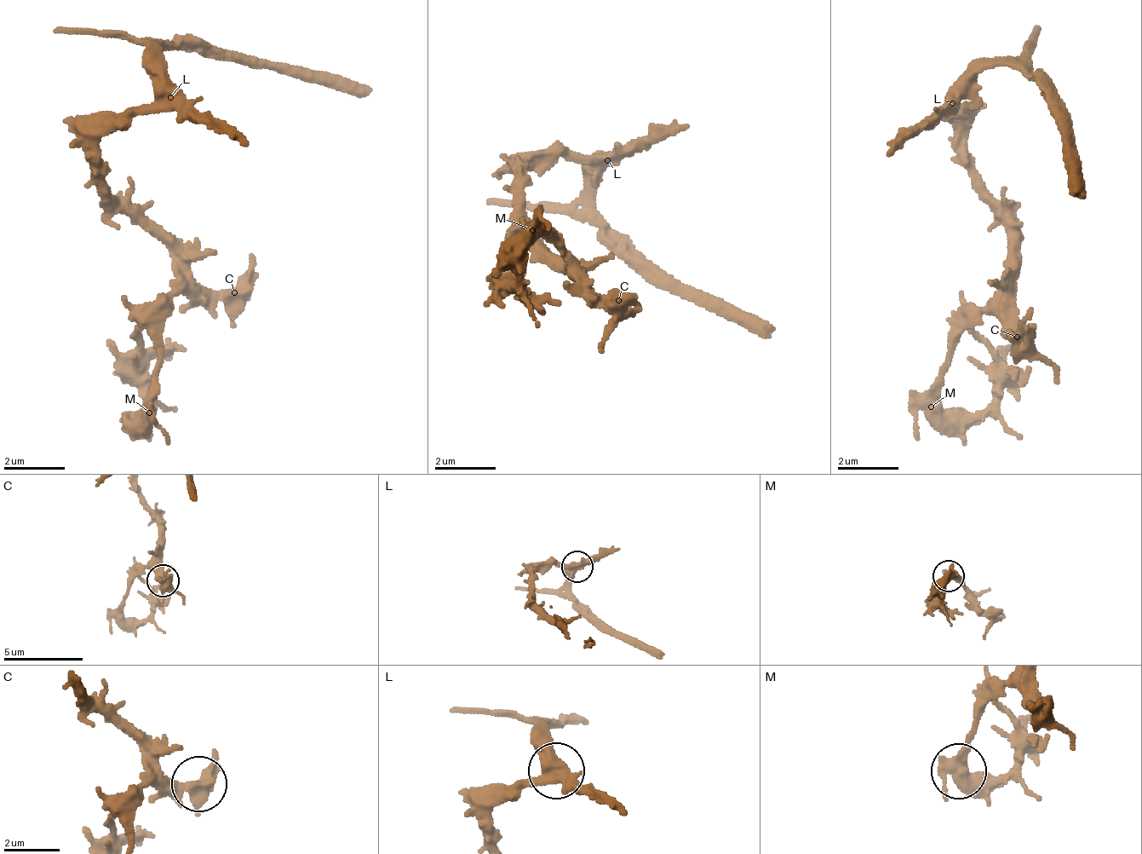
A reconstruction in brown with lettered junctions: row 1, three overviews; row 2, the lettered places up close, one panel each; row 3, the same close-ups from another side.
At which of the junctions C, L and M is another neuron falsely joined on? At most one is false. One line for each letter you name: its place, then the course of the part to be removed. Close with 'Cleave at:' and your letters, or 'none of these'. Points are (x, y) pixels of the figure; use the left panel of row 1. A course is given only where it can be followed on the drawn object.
Cleave at: none of these

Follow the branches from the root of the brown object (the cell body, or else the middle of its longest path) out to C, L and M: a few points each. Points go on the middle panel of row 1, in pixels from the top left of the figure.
C: (519, 170), (514, 179), (510, 200), (540, 253), (546, 256), (552, 265), (582, 279), (595, 298), (618, 300)
L: (519, 170), (539, 164), (605, 158)
M: (519, 170), (510, 200), (540, 253), (558, 268), (568, 263), (552, 232), (536, 238), (532, 230)

